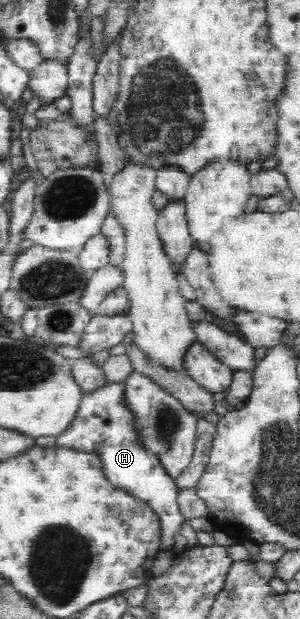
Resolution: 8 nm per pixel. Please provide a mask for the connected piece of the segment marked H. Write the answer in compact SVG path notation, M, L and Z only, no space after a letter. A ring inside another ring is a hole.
M126 380L107 381L101 388L84 393L81 397L79 410L69 428L56 437L56 447L63 447L72 449L78 452L95 453L101 460L102 472L107 478L107 481L116 488L125 490L129 495L136 496L153 506L153 511L159 515L161 519L162 529L162 550L176 551L174 547L175 536L181 532L184 524L188 524L187 519L183 517L181 509L179 509L178 495L179 487L177 487L177 480L173 479L161 459L157 455L153 455L151 450L147 449L140 440L140 428L137 426L136 412L128 405L126 399L127 392Z

